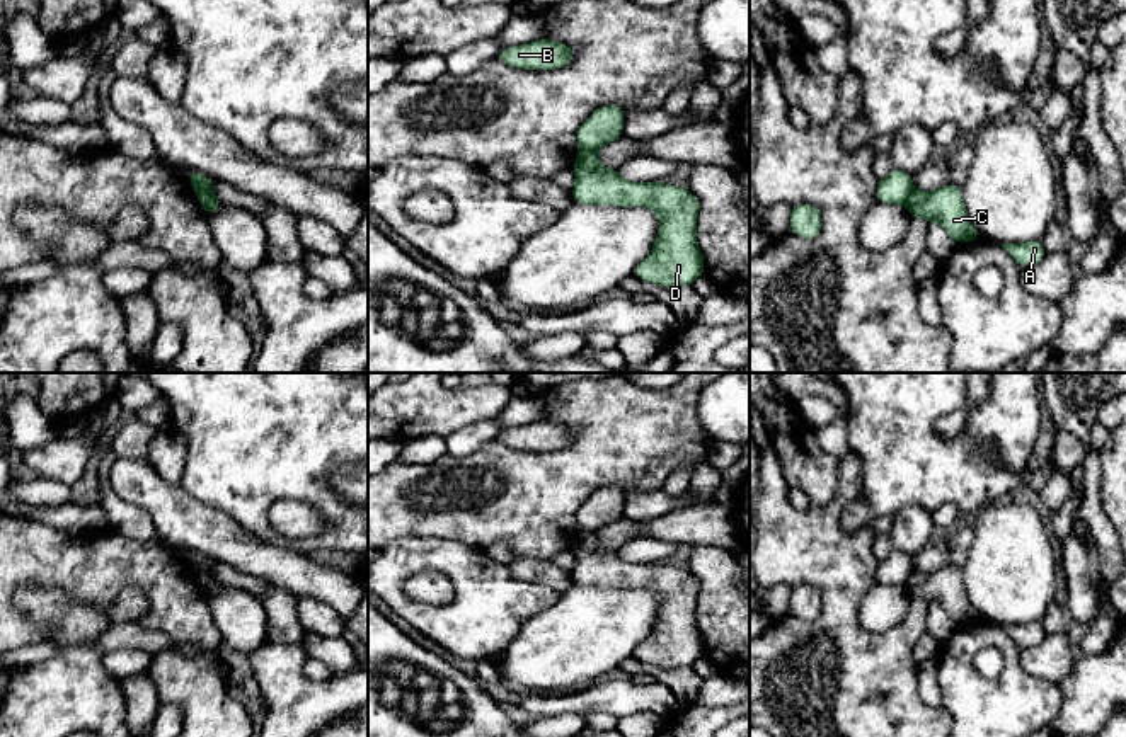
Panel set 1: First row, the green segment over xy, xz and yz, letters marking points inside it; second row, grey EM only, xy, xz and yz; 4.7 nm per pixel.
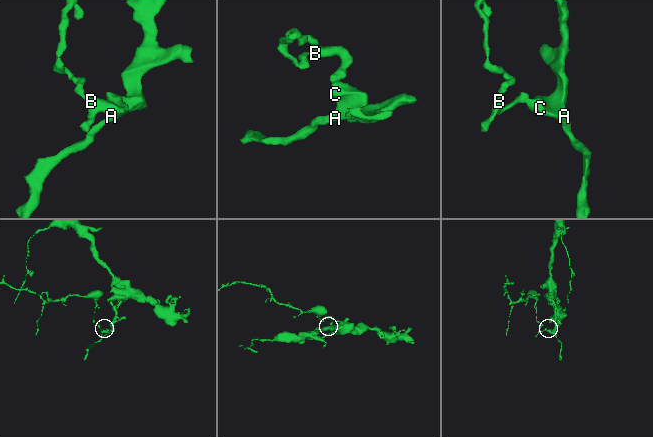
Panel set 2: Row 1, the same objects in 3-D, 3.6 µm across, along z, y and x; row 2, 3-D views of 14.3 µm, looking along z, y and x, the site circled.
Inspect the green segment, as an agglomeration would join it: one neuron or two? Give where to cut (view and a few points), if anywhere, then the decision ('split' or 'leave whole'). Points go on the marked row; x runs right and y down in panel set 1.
xz (581, 150), (595, 152) | split

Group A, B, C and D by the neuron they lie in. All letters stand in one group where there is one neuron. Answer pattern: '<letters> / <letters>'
A C D / B

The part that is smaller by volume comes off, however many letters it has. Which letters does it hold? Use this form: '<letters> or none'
B

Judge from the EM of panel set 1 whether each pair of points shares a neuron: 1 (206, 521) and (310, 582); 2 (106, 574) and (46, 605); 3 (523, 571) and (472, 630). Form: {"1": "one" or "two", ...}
{"1": "one", "2": "two", "3": "two"}

